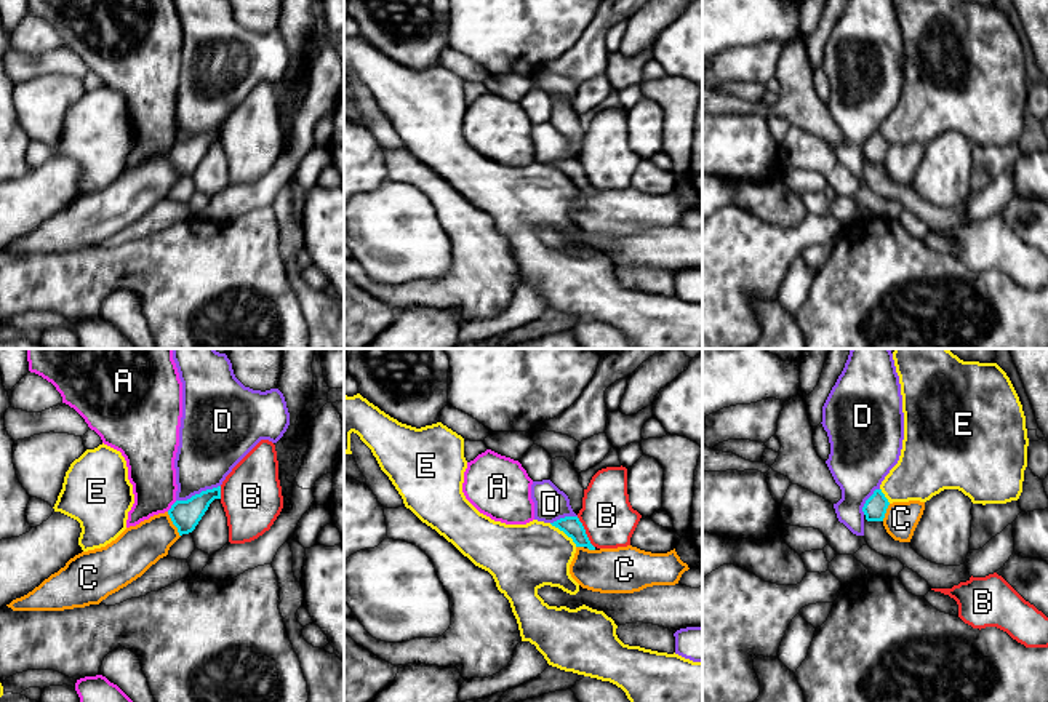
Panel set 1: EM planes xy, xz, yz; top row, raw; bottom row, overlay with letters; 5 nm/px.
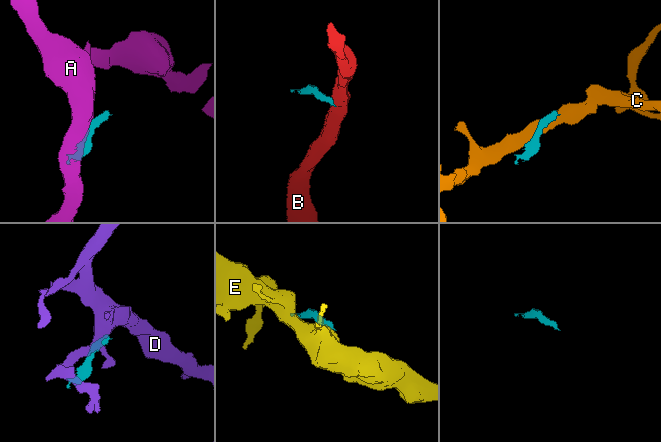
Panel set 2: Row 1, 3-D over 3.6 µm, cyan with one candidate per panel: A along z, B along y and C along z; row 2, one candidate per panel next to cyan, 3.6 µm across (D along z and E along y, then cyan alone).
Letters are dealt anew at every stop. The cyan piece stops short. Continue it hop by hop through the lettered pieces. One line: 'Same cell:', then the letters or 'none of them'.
Same cell: none of them

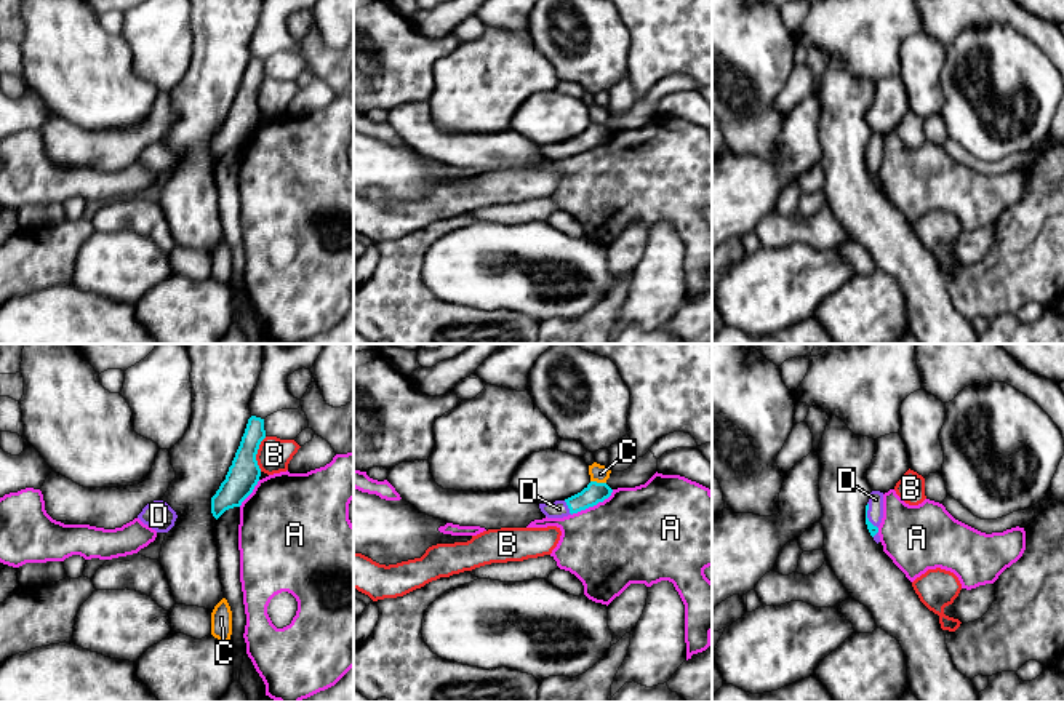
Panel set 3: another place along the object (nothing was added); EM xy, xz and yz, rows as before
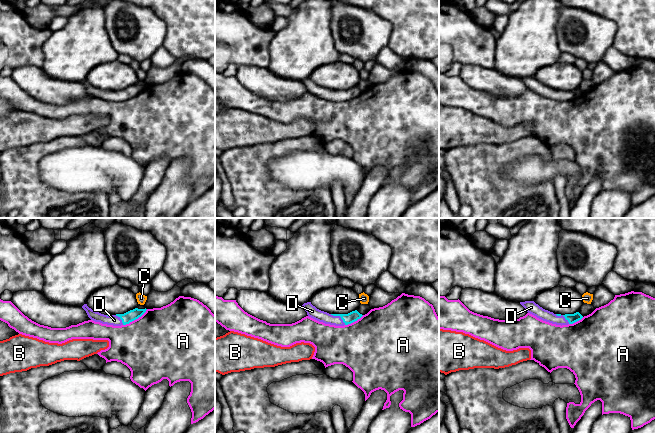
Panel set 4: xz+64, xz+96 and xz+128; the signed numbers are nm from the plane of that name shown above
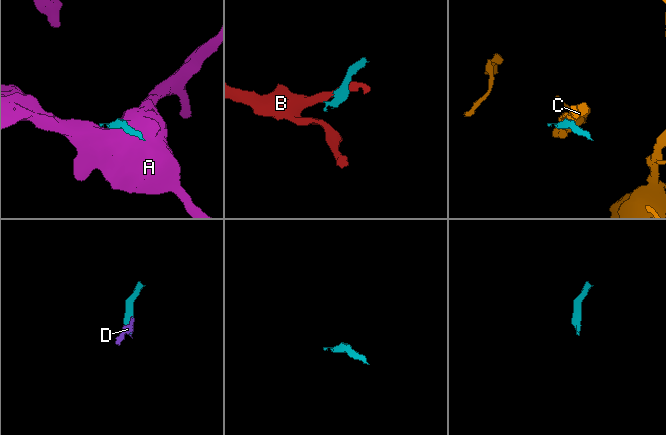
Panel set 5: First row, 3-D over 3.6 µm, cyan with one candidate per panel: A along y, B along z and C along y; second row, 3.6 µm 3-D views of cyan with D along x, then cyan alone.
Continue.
Same cell: D

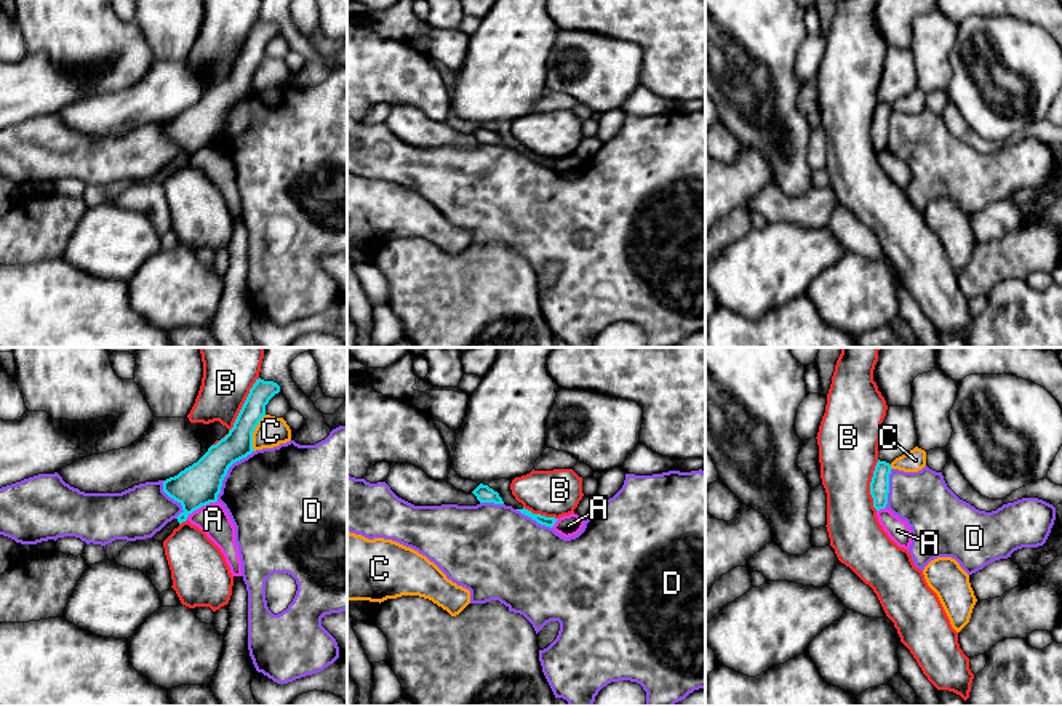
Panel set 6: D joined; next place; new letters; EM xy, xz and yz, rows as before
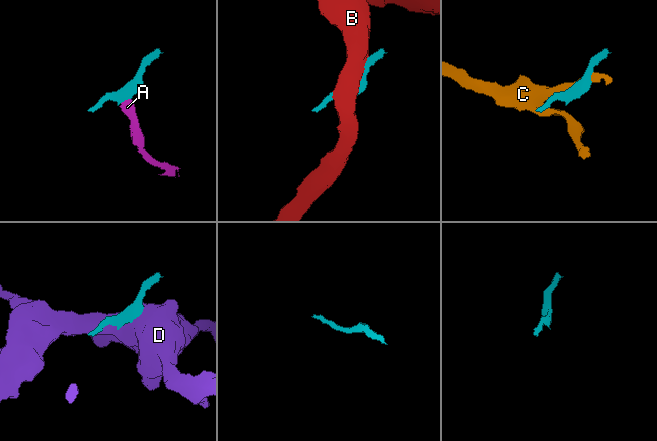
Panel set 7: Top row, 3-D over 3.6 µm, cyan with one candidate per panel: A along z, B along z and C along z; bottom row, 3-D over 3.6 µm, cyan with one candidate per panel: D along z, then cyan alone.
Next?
Same cell: none of them

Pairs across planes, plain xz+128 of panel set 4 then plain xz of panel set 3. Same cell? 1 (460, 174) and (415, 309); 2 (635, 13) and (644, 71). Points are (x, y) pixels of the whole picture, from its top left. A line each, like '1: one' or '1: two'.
1: one
2: one

